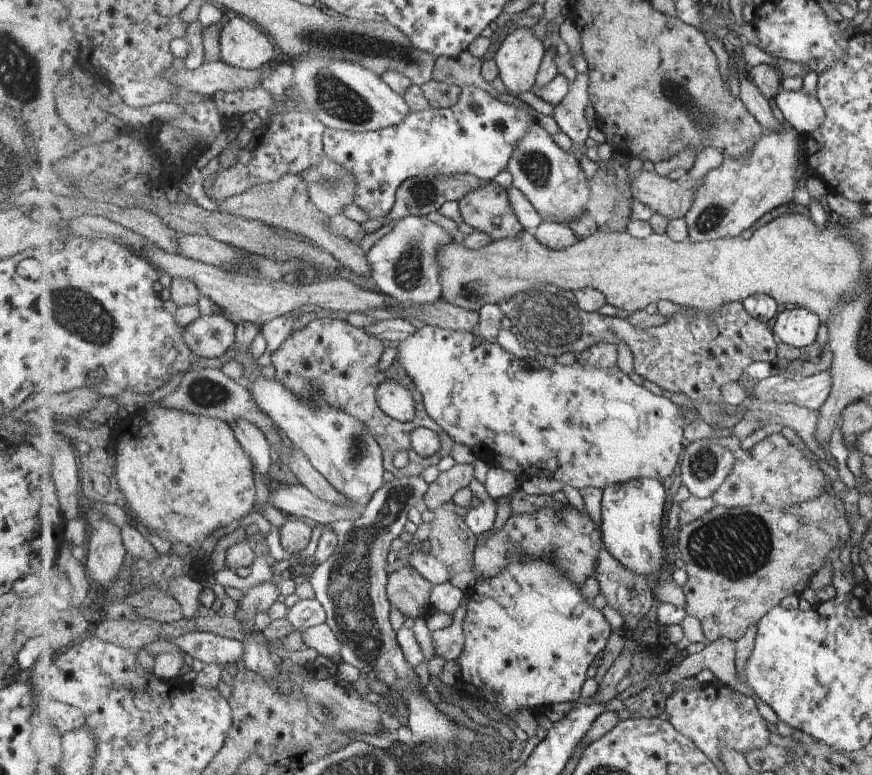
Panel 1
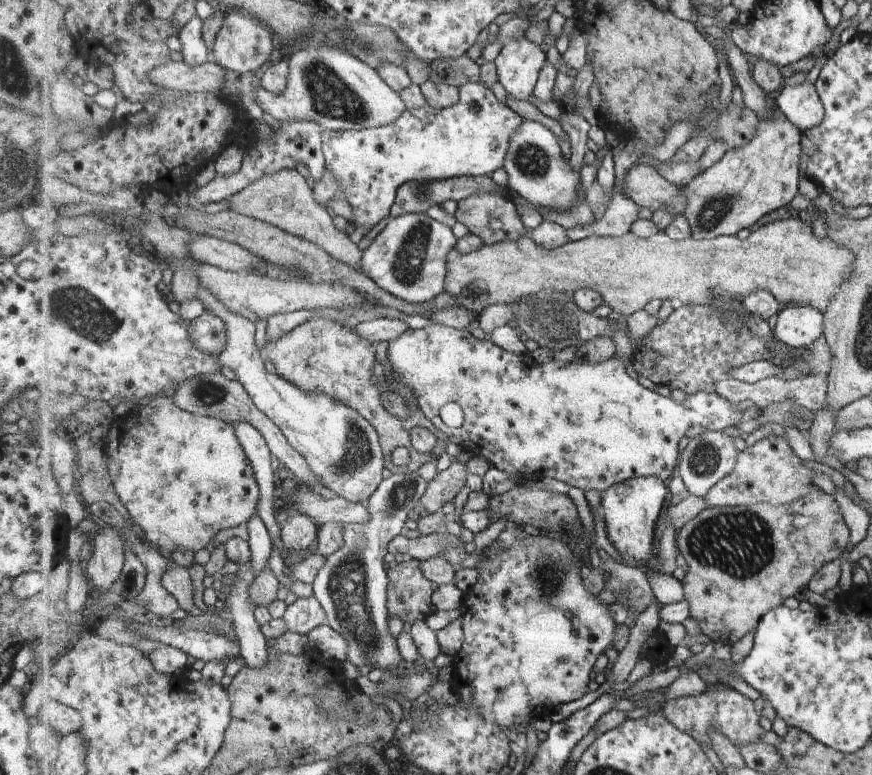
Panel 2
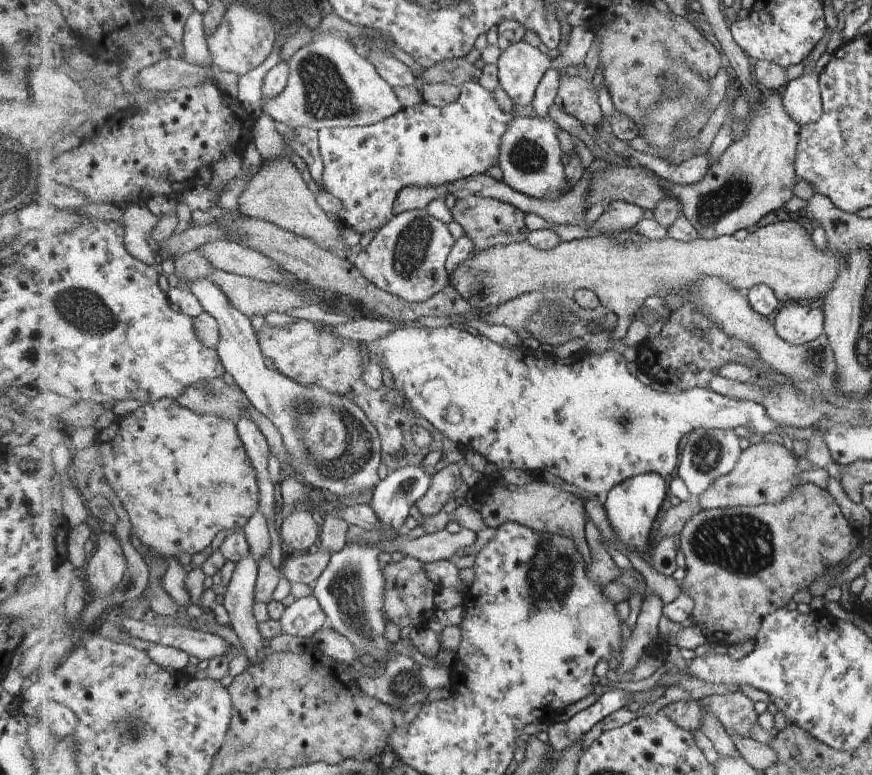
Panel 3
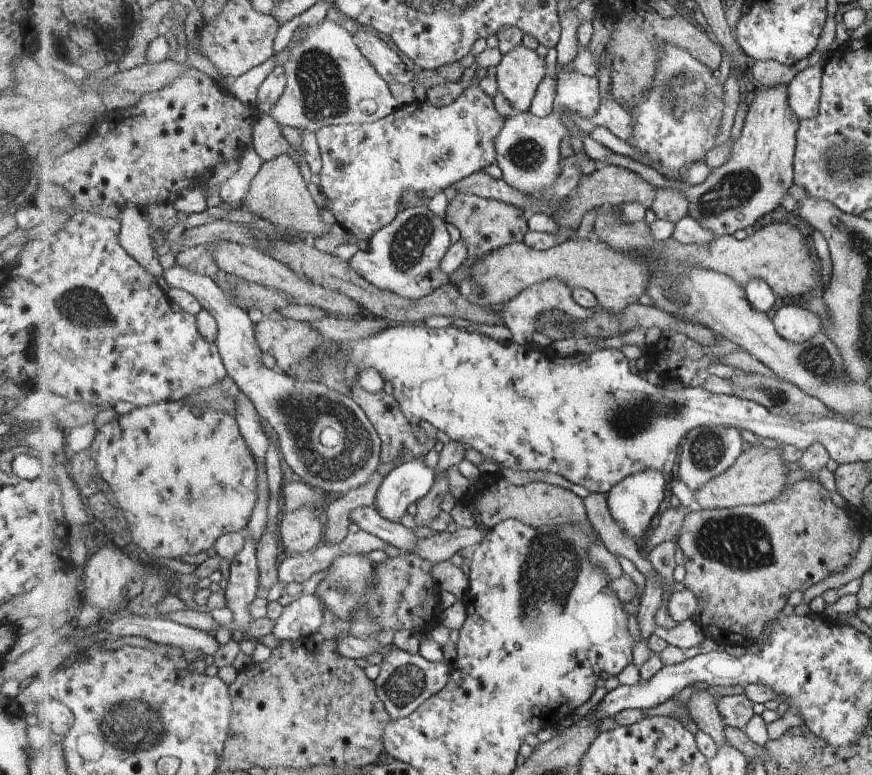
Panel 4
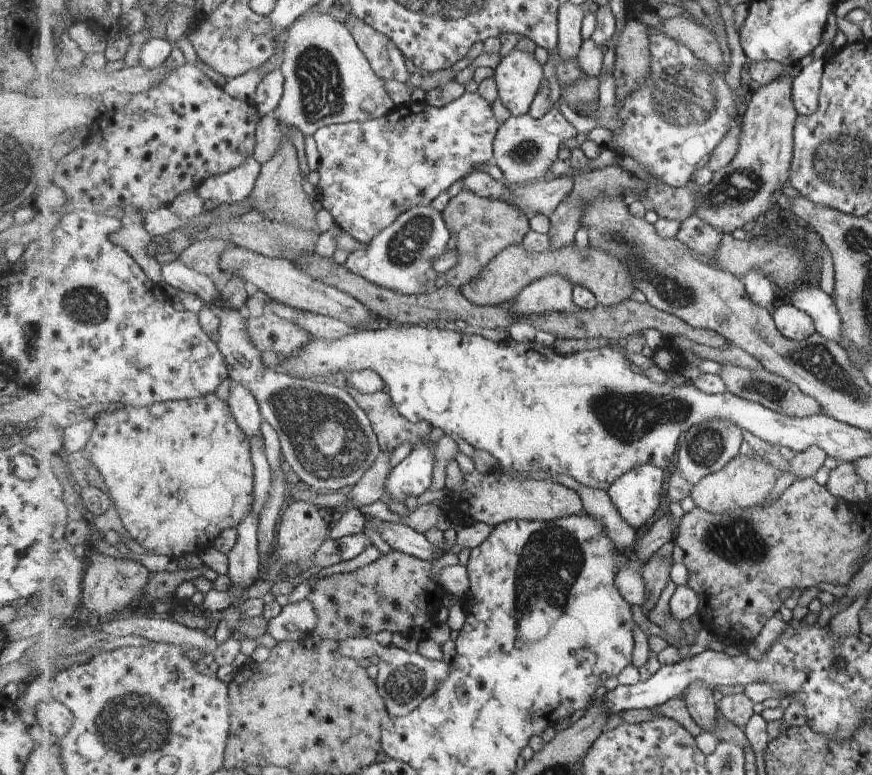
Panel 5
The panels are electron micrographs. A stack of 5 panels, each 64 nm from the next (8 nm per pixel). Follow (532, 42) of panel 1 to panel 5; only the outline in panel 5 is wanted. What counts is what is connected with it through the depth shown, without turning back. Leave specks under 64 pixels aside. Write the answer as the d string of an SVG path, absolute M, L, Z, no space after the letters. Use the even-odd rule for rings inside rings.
M512 50L495 68L493 76L503 103L513 116L530 112L543 82L543 66L537 56L523 50Z

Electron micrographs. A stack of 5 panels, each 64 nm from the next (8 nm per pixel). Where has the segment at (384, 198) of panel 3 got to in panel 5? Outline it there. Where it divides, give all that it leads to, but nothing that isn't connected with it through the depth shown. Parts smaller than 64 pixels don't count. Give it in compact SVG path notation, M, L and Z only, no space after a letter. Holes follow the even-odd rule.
M478 91L466 92L443 107L432 106L425 100L410 101L381 118L325 126L314 135L321 156L316 198L332 214L336 224L368 246L401 214L411 208L432 205L457 180L471 175L475 166L494 158L494 141L501 126L493 112L493 104Z

